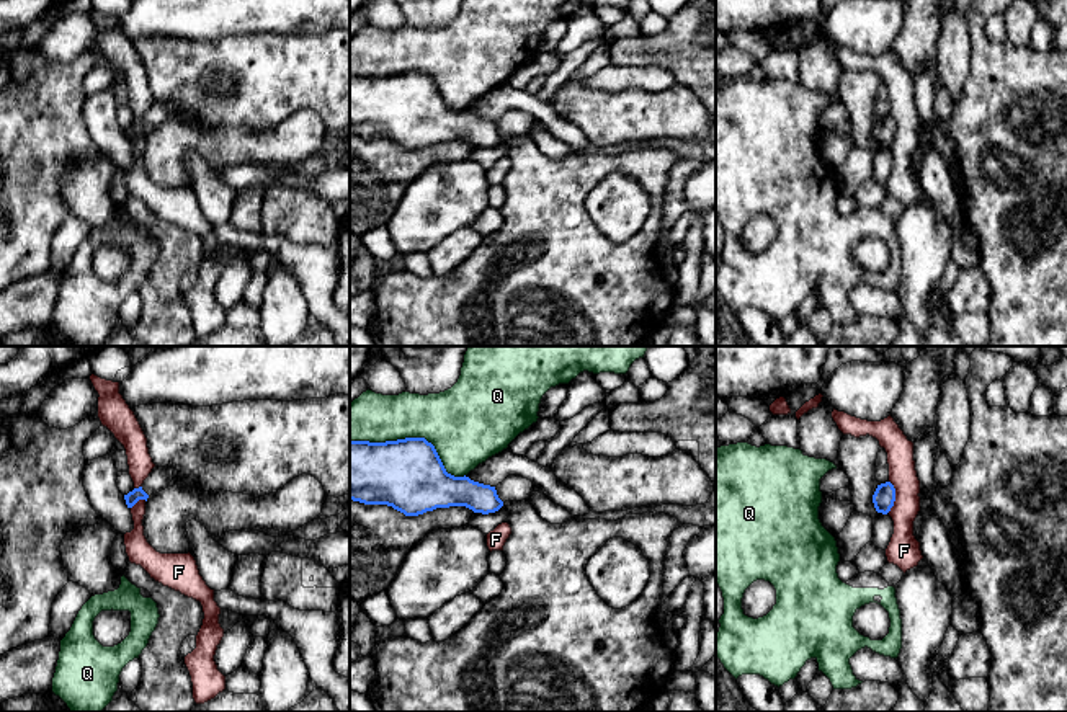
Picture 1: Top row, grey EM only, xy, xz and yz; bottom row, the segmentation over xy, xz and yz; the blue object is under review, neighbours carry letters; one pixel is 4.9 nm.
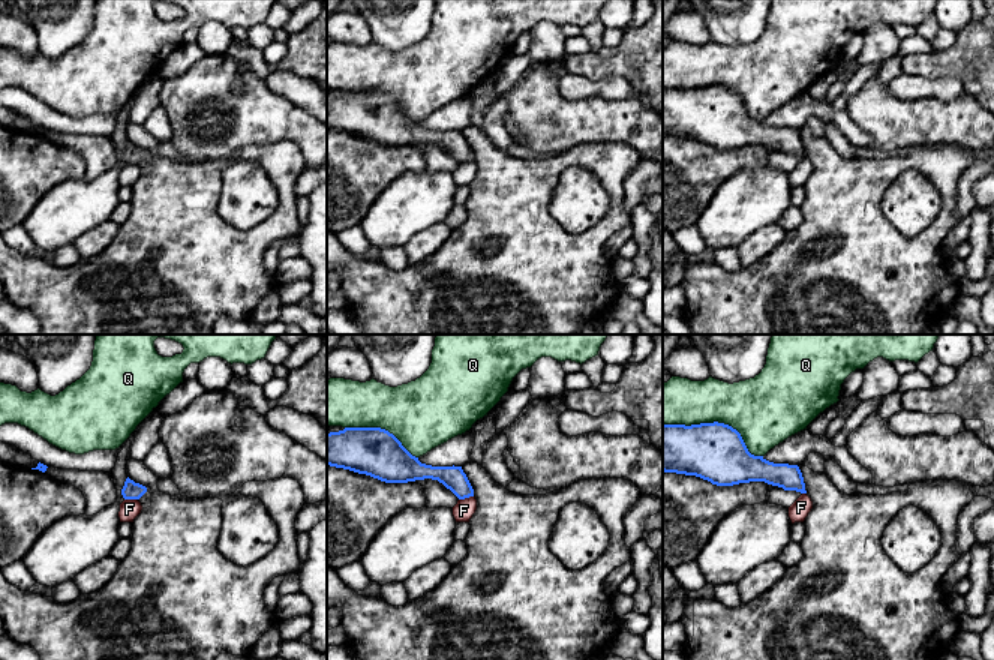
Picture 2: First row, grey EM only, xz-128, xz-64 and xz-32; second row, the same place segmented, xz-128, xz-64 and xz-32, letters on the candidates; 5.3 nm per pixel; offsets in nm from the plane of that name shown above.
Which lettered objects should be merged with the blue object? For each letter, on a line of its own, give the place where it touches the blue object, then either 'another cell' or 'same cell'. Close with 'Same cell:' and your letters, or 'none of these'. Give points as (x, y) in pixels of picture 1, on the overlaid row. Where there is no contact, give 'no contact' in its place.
F: yz (894, 497) | another cell
Q: xz (414, 438) | another cell
Same cell: none of these

